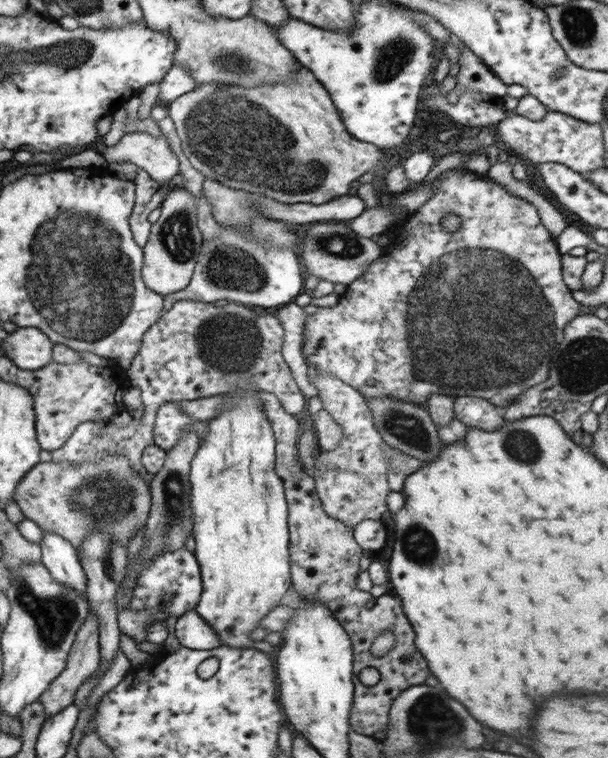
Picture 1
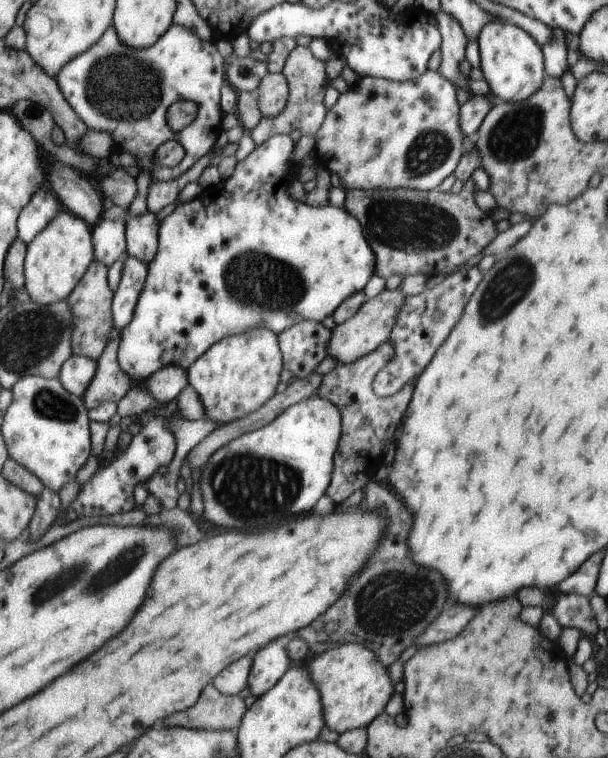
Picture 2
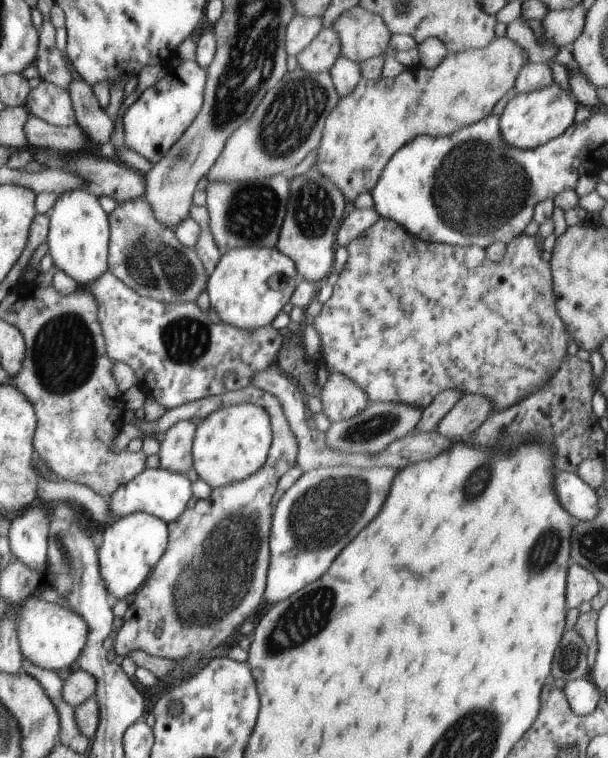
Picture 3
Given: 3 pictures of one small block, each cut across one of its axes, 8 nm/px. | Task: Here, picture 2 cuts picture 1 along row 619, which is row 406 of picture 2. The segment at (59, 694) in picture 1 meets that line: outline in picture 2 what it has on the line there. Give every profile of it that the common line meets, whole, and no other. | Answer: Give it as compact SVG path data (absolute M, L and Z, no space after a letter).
M120 336L111 340L97 360L96 374L89 384L84 396L84 406L98 408L108 401L120 401L130 389L131 378L118 364L117 350Z

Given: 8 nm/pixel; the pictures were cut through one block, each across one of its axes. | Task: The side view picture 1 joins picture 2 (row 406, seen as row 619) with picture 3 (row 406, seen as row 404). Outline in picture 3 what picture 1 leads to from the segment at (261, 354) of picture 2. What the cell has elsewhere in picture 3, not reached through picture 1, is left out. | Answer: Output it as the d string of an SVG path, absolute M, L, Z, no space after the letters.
M238 403L211 412L196 423L193 466L200 479L212 488L239 483L258 472L269 453L272 440L267 410L254 403Z

